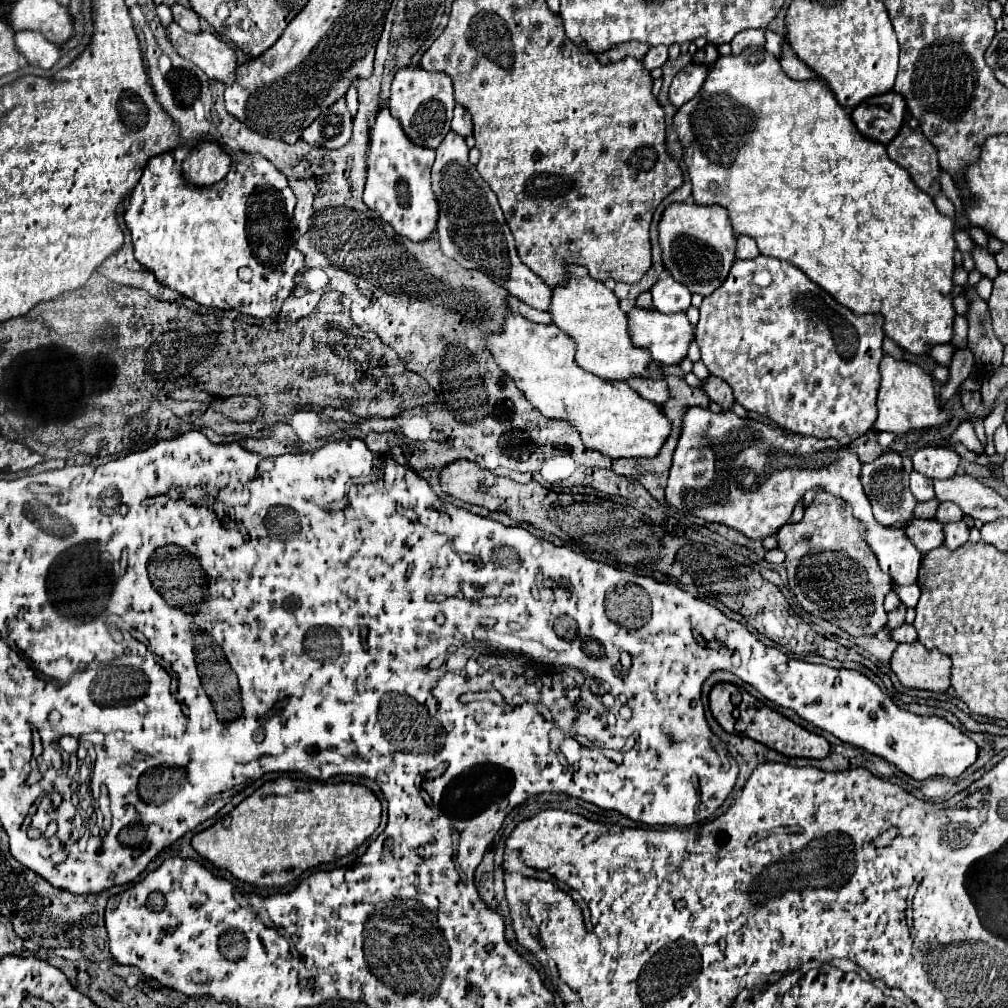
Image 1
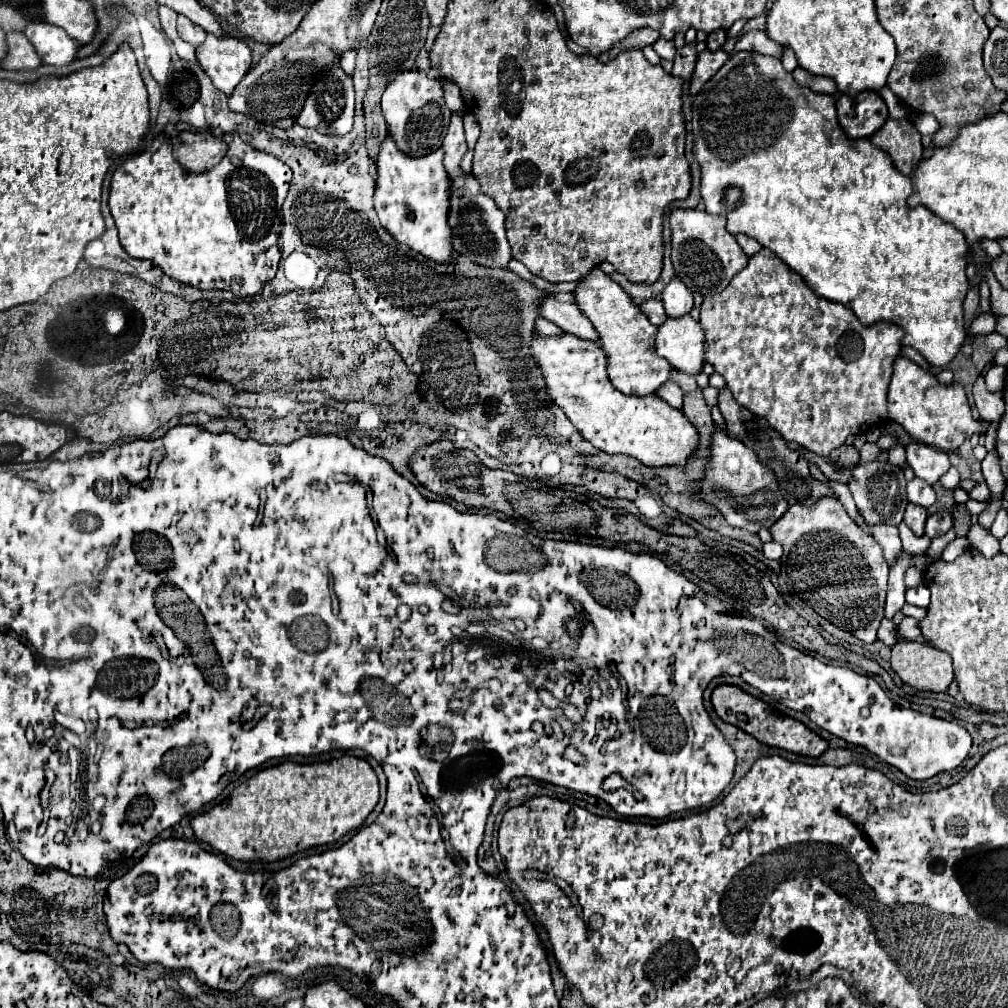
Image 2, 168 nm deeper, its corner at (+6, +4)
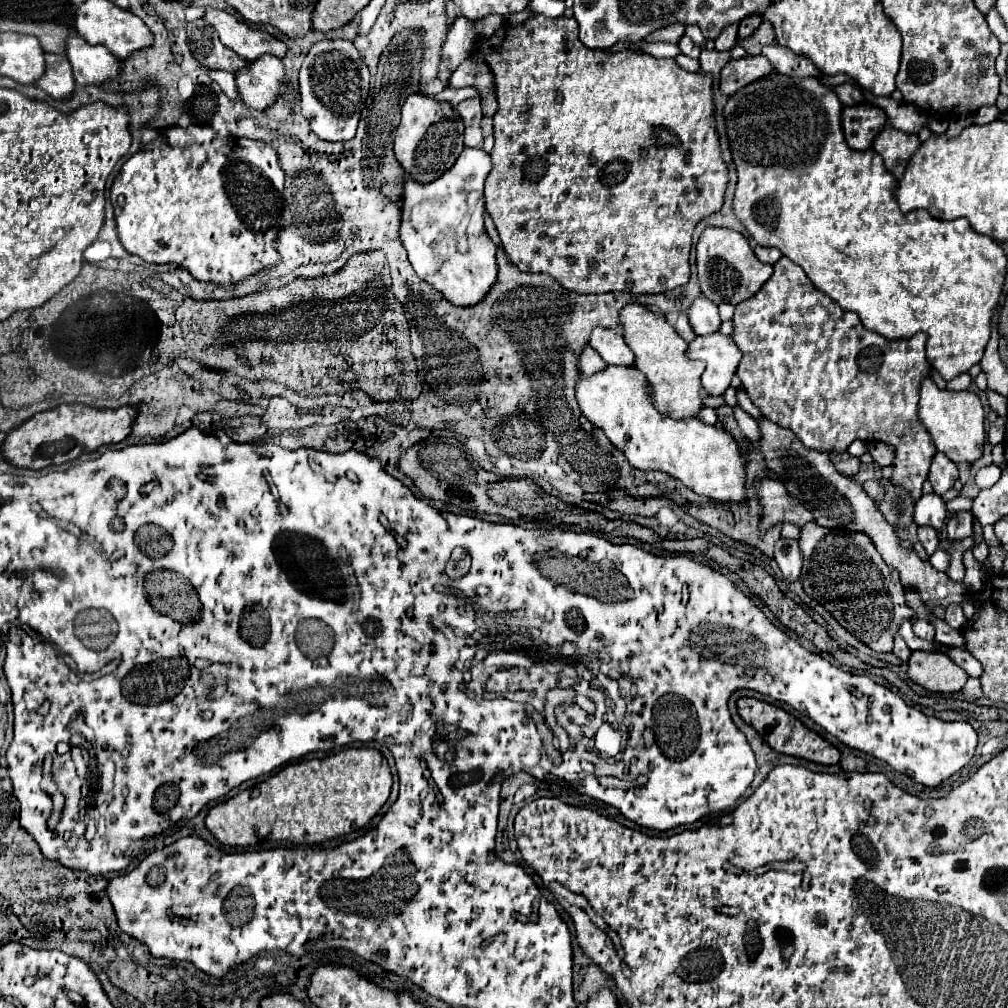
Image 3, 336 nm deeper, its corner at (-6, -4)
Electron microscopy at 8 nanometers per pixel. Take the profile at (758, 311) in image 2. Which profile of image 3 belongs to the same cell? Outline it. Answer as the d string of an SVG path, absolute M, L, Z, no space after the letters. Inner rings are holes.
M781 257L773 269L771 279L761 287L761 291L739 303L731 319L731 339L743 353L737 377L741 379L753 405L779 427L791 429L805 447L815 451L845 451L855 439L893 445L895 473L891 479L901 483L917 501L921 497L921 485L929 473L931 457L935 455L935 447L917 419L919 383L929 371L929 363L925 359L927 335L919 333L911 339L889 341L865 329L855 313L843 311L827 295L815 289L805 271L791 259Z

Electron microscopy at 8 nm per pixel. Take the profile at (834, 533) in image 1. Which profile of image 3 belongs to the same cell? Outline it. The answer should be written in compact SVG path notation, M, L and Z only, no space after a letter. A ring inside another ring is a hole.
M809 521L801 527L799 551L803 555L803 575L799 577L803 591L867 647L873 651L891 651L901 621L913 617L913 611L905 605L899 571L883 561L871 537L859 531L823 529L815 521Z

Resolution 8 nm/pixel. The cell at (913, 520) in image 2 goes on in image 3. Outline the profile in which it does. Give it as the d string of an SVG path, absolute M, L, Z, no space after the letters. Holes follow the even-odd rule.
M919 527L917 535L919 535L919 541L921 541L921 545L925 547L927 555L933 555L933 553L937 551L937 547L939 547L937 531L935 531L933 527Z

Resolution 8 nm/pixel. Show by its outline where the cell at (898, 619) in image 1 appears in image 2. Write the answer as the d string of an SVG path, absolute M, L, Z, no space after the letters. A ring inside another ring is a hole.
M883 619L877 637L879 637L879 641L883 641L885 645L893 647L893 645L897 643L897 637L895 637L895 625L893 625L889 619Z

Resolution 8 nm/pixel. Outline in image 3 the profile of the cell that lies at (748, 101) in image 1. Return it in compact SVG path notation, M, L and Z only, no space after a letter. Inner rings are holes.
M773 73L755 83L749 83L747 87L733 93L723 109L727 139L729 139L731 155L733 155L735 169L737 169L733 211L737 215L737 219L745 225L749 235L757 241L757 245L777 247L785 257L789 257L793 263L797 263L807 273L807 277L819 291L829 295L845 311L857 313L861 323L867 329L871 329L887 339L907 339L907 337L913 337L915 333L927 333L927 359L941 373L941 377L945 381L949 381L961 373L967 373L983 357L983 349L989 341L989 319L991 319L993 309L997 307L997 299L1001 295L1001 287L1003 287L1003 279L1005 279L1007 257L995 241L991 241L987 235L975 233L975 229L967 223L967 219L939 221L939 219L933 219L929 213L925 213L921 217L909 217L915 213L901 213L901 209L897 205L897 197L895 197L897 179L883 167L883 159L879 159L879 155L871 149L851 151L847 147L843 129L841 129L841 109L843 109L843 105L839 103L835 93L831 89L823 87L815 77L793 79L789 75Z

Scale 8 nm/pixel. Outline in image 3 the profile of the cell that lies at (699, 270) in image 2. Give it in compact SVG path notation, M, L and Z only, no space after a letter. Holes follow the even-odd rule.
M705 227L697 241L697 277L701 285L701 293L713 303L731 303L737 305L749 297L753 297L761 285L771 277L773 267L761 263L747 239L725 227Z

